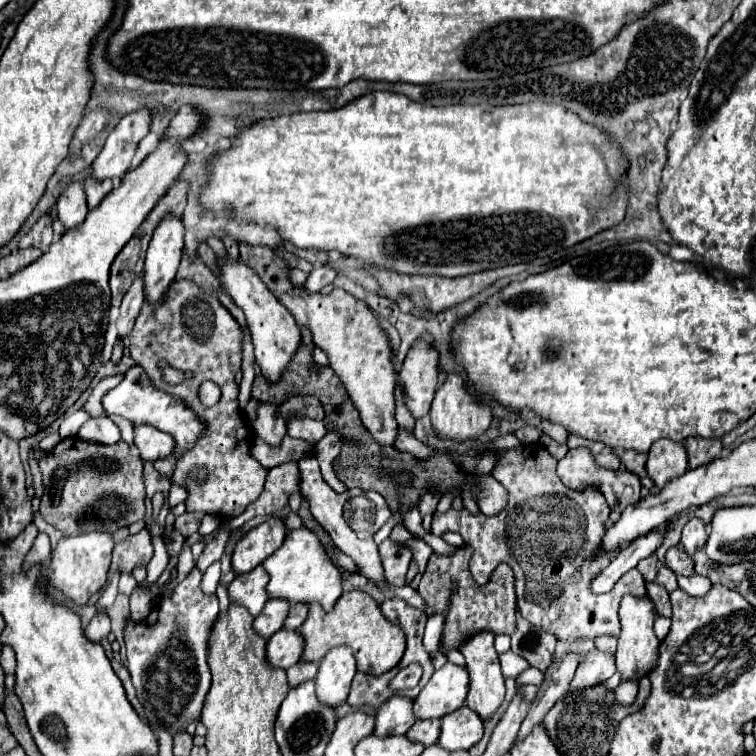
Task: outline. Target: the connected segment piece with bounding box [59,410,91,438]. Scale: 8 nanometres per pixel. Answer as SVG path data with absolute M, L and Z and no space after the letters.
M79 410L79 412L69 414L69 416L63 420L63 424L61 424L59 436L61 436L61 438L73 438L73 436L77 436L79 428L81 428L87 420L91 420L91 416L89 416L85 410Z

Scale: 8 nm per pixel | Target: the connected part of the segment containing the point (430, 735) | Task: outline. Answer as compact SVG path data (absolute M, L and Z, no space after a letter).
M417 720L405 734L411 742L431 746L439 738L439 720Z

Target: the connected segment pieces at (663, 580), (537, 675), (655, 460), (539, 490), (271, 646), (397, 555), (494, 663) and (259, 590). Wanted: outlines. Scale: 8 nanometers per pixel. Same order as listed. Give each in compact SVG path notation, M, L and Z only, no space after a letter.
M661 566L661 568L659 568L655 582L657 582L659 586L663 586L667 592L677 590L677 576L675 576L667 566Z
M529 668L529 672L525 672L523 676L519 676L519 680L517 680L517 684L537 684L539 686L539 682L543 680L543 672L541 670L537 670L537 668Z
M657 440L649 450L647 474L657 488L663 488L669 480L687 472L687 454L681 442Z
M539 442L501 452L499 462L493 468L493 478L509 490L507 508L491 518L485 514L473 516L467 510L447 510L445 514L433 516L431 532L435 536L445 532L457 532L463 536L465 544L473 548L469 570L477 584L486 584L499 562L509 562L515 572L515 590L519 596L517 606L521 616L529 620L531 624L535 624L537 628L545 630L547 634L555 636L557 640L573 644L575 640L593 642L597 636L617 638L621 632L619 602L627 594L637 598L647 596L645 580L639 574L639 570L629 570L627 574L619 578L619 582L613 586L611 592L605 592L605 594L591 592L591 580L595 580L595 576L599 576L599 570L607 568L607 564L621 552L621 548L615 548L609 552L603 550L603 536L607 532L605 522L609 520L611 508L607 506L607 500L597 486L587 486L585 490L571 490L559 480L555 468L557 468L557 460Z
M281 628L267 640L267 662L273 668L291 668L301 660L303 638L295 630Z
M387 538L383 544L379 544L379 556L385 568L387 582L393 586L403 586L405 574L411 564L411 556L413 556L411 550L405 544L399 544Z
M479 632L463 644L471 686L467 694L467 706L473 708L483 720L489 720L505 700L505 678L499 668L499 654L493 646L491 632Z
M259 566L247 574L239 574L229 584L229 600L233 604L247 608L249 614L257 616L263 610L265 600L269 598L265 586L267 586L267 572Z

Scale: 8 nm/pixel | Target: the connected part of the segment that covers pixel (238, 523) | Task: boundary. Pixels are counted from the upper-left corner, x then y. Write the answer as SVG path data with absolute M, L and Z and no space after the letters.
M285 462L281 466L271 468L265 490L259 500L255 500L255 504L249 504L247 512L243 512L243 516L233 518L227 528L237 530L255 516L273 516L275 512L283 510L289 504L291 494L299 494L301 490L299 476L301 470L297 470L297 462Z

